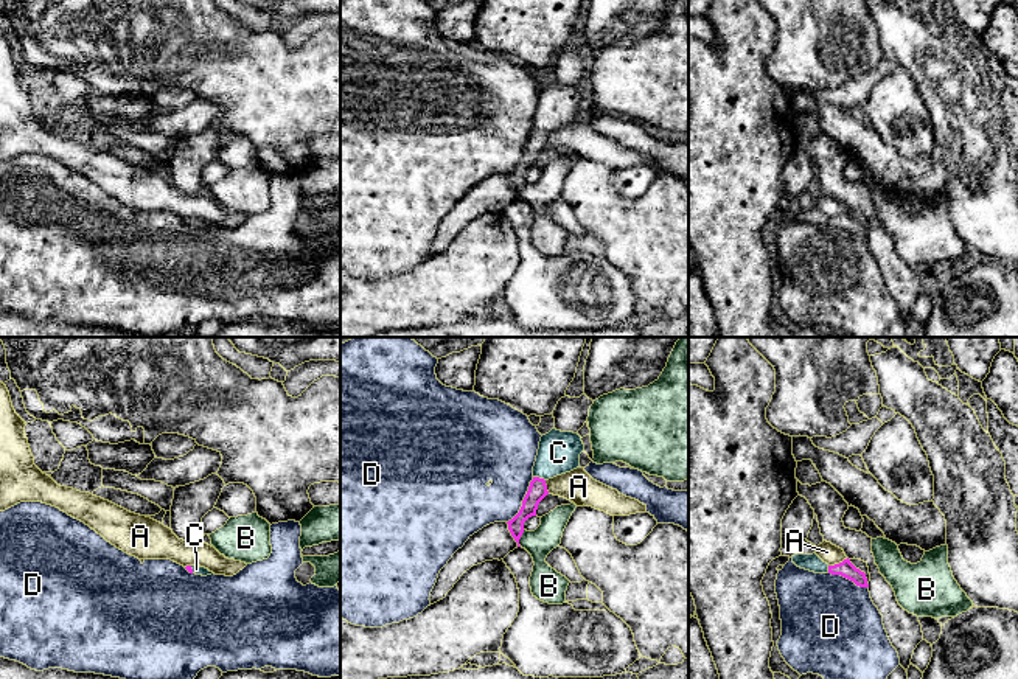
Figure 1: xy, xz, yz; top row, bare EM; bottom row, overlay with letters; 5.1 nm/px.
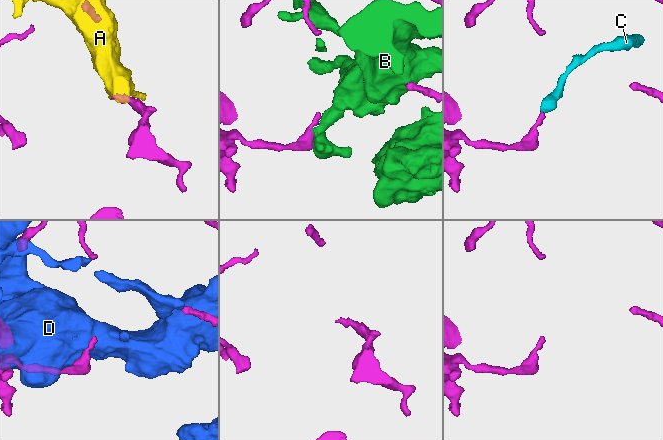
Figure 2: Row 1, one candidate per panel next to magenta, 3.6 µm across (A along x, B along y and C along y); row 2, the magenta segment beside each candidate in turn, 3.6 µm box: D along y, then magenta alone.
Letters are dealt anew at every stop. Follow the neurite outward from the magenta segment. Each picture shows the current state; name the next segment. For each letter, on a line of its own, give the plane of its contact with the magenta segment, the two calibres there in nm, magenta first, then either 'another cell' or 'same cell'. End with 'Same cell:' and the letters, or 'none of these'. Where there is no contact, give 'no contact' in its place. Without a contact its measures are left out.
A: contact in yz; calibres 90 and 100 nm; another cell
B: contact in xz; calibres 90 and 140 nm; another cell
C: contact in xz; calibres 100 and 220 nm; same cell
D: contact in xz; calibres 100 and 300 nm; another cell
Same cell: C

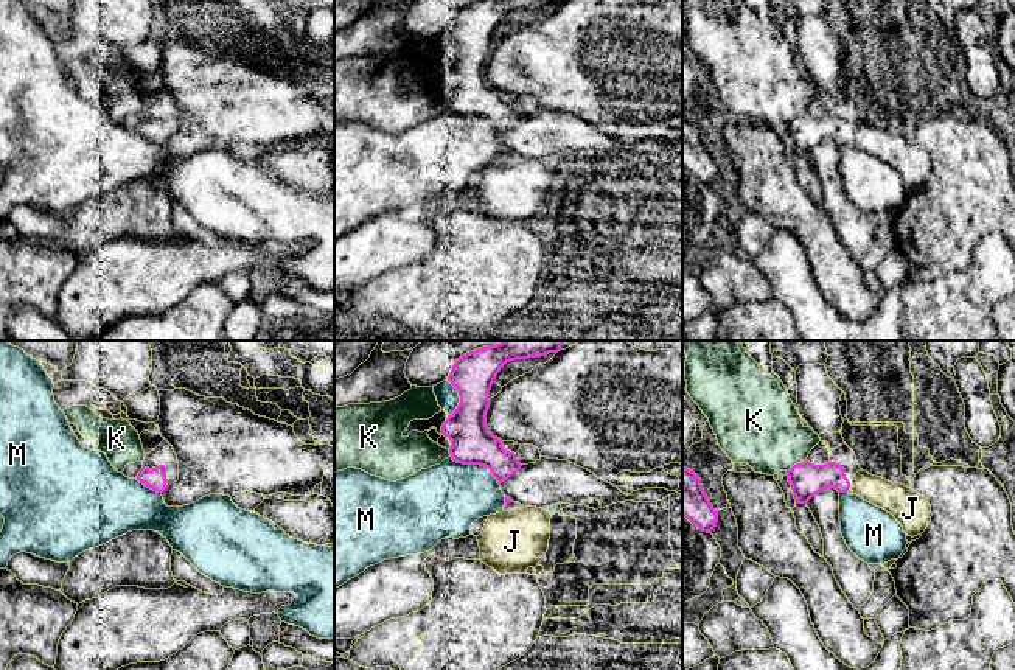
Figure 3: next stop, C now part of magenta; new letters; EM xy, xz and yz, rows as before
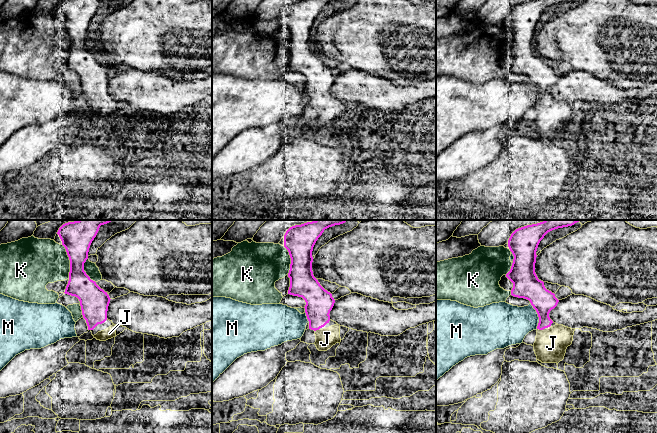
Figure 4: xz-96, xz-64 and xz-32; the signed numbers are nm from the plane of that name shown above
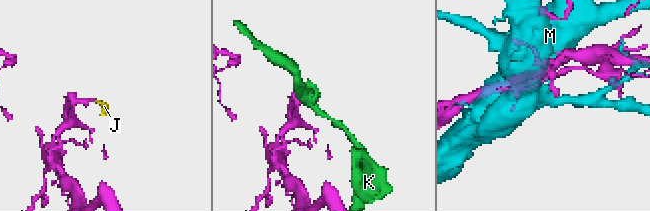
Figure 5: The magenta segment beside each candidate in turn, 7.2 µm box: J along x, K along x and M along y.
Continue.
J: contact in yz; calibres 180 and 160 nm; same cell
K: contact in yz; calibres 180 and 400 nm; another cell
M: contact in xz; calibres 220 and 360 nm; another cell
Same cell: J

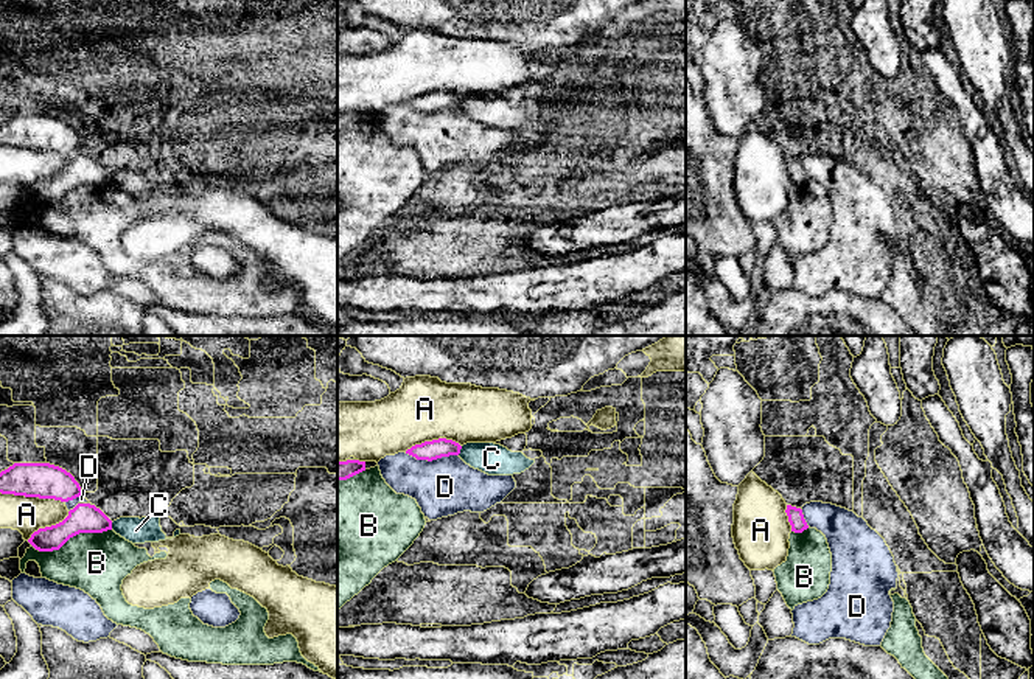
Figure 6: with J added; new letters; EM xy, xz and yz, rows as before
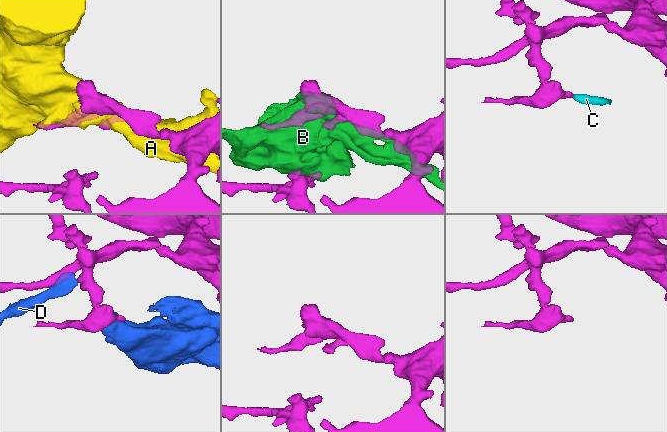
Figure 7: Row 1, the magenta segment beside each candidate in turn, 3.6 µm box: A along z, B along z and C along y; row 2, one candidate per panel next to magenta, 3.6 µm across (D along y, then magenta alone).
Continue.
A: contact in xy; calibres 190 and 190 nm; another cell
B: contact in xy; calibres 160 and 320 nm; another cell
C: contact in xz; calibres 100 and 160 nm; another cell
D: contact in xz; calibres 100 and 300 nm; another cell
Same cell: none of these

